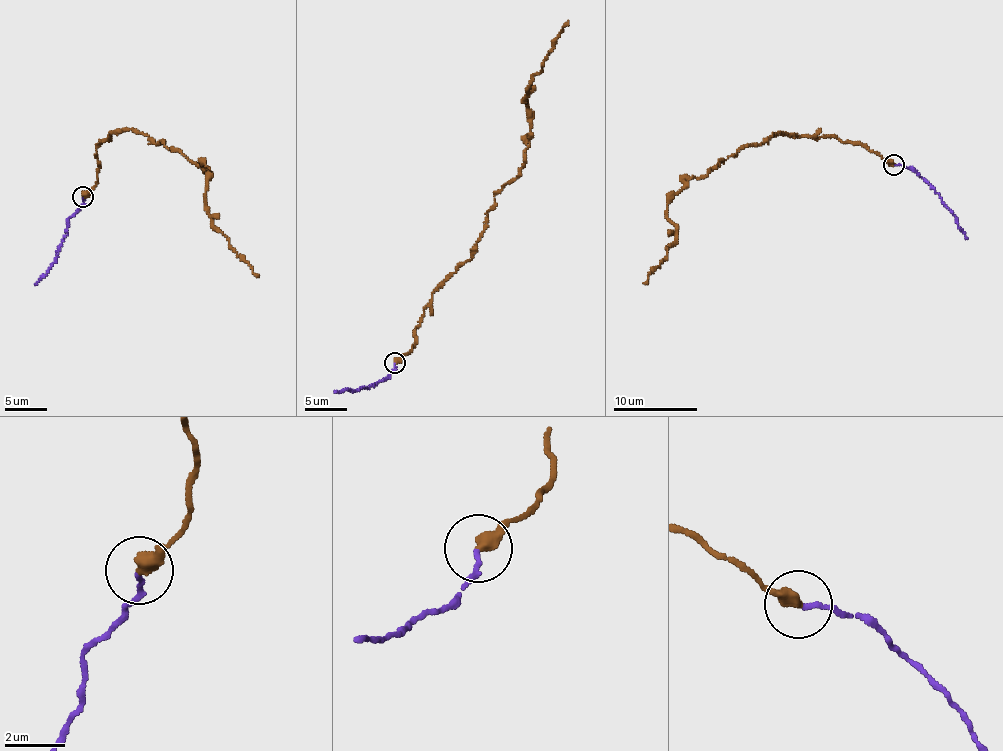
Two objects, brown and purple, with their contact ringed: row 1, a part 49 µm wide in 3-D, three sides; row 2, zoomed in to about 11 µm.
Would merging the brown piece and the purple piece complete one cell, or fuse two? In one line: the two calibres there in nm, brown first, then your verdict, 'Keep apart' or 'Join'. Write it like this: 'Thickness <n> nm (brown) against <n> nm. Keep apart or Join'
Thickness 480 nm (brown) against 140 nm. Join

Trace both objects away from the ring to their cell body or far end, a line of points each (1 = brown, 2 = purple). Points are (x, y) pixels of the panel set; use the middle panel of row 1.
1: (394, 361), (412, 349), (432, 295), (473, 253), (496, 193), (517, 177), (529, 142), (525, 90), (568, 20)
2: (394, 363), (392, 373), (381, 381), (334, 392)

